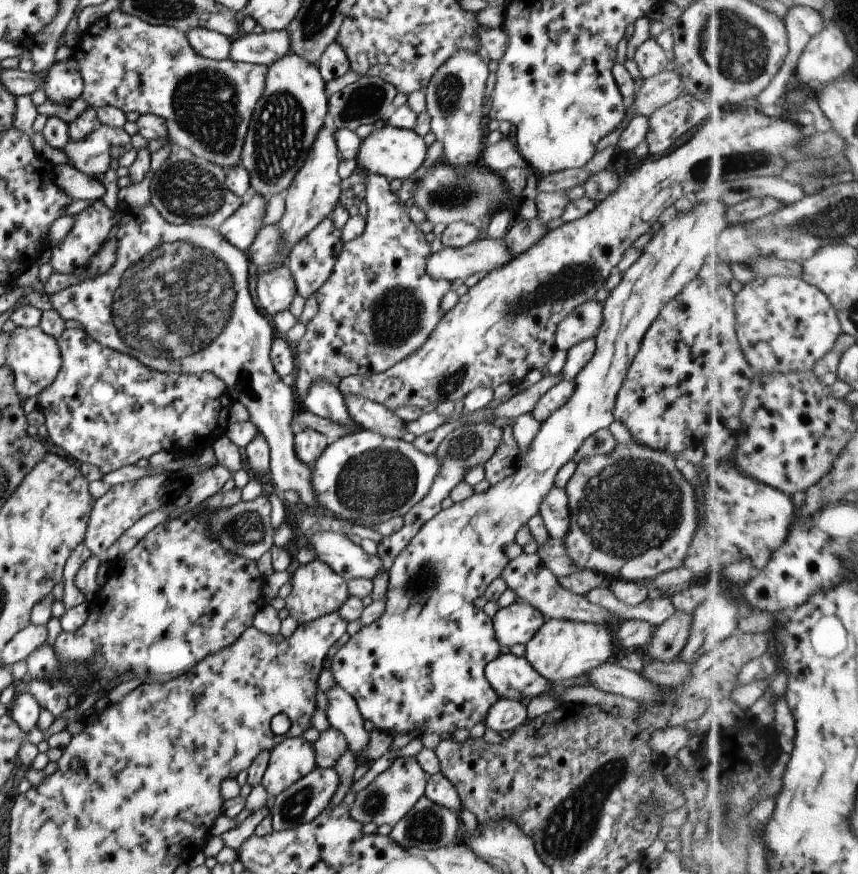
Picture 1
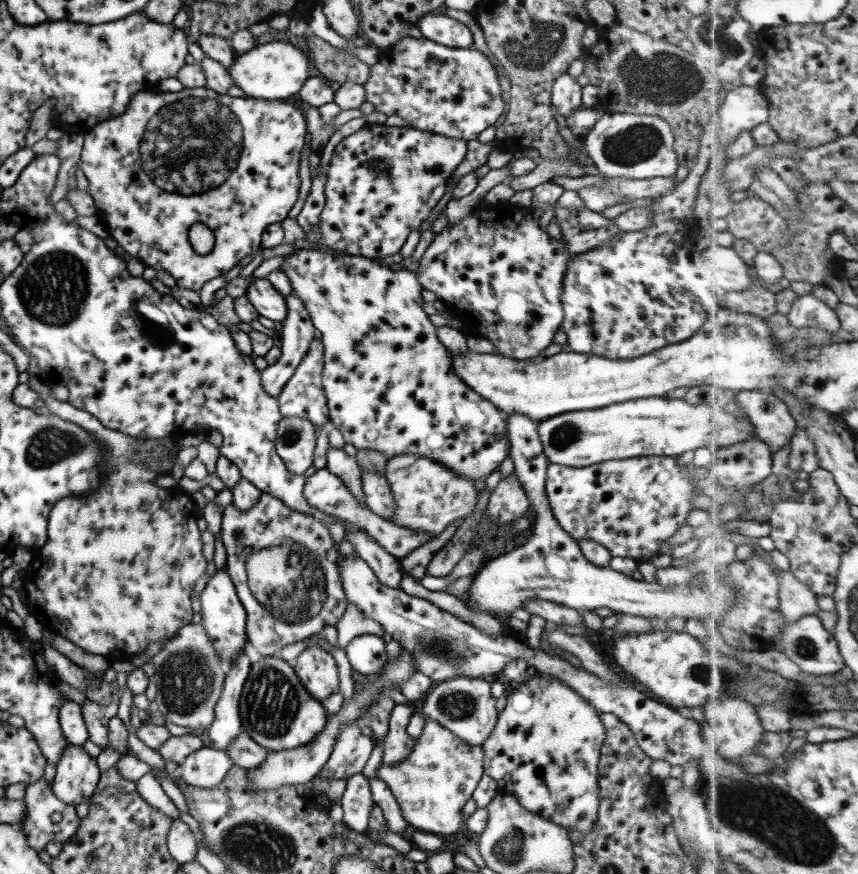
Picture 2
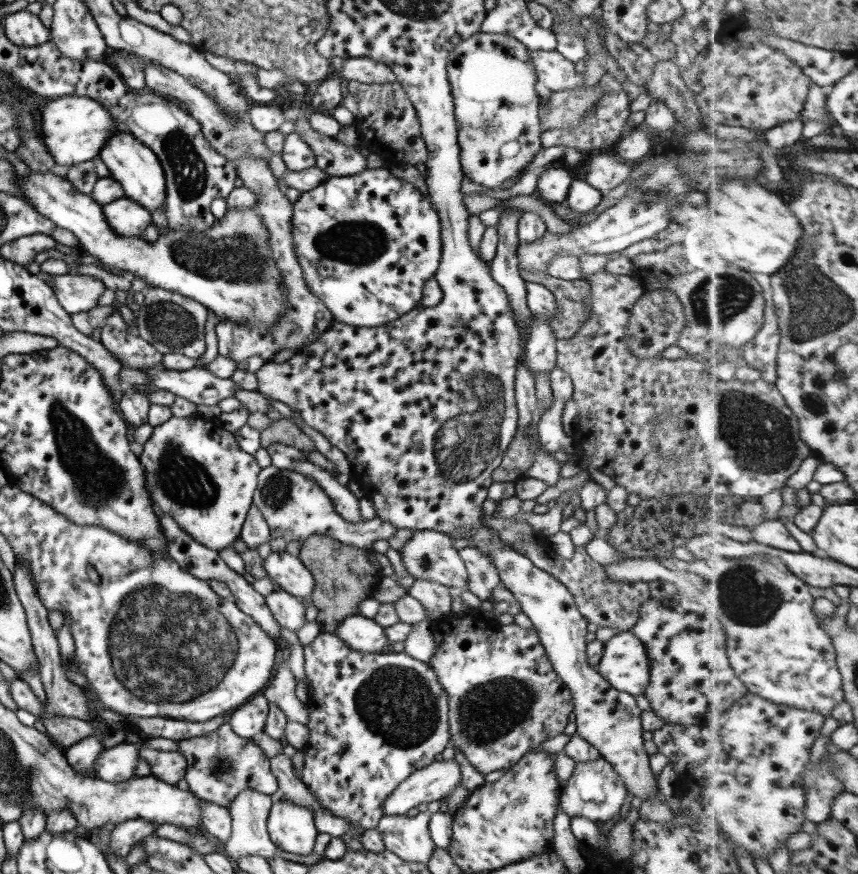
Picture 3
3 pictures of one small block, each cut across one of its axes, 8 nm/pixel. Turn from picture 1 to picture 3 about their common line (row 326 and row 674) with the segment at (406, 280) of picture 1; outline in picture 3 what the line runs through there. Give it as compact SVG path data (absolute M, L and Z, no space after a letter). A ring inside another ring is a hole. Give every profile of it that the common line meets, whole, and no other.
M320 632L314 641L304 648L305 673L309 680L309 686L312 690L310 698L306 705L309 710L306 726L309 728L310 740L302 749L304 752L304 764L301 781L319 798L319 801L335 815L349 820L351 828L344 836L340 838L345 842L347 850L356 850L359 848L358 840L362 834L353 834L353 828L356 827L359 832L368 829L380 827L380 820L384 816L382 812L382 803L386 797L413 772L428 766L434 762L436 754L442 753L450 741L449 733L449 704L448 695L441 687L436 673L431 669L428 663L412 658L404 652L384 652L384 653L363 653L359 650L352 650L343 640L332 633Z

